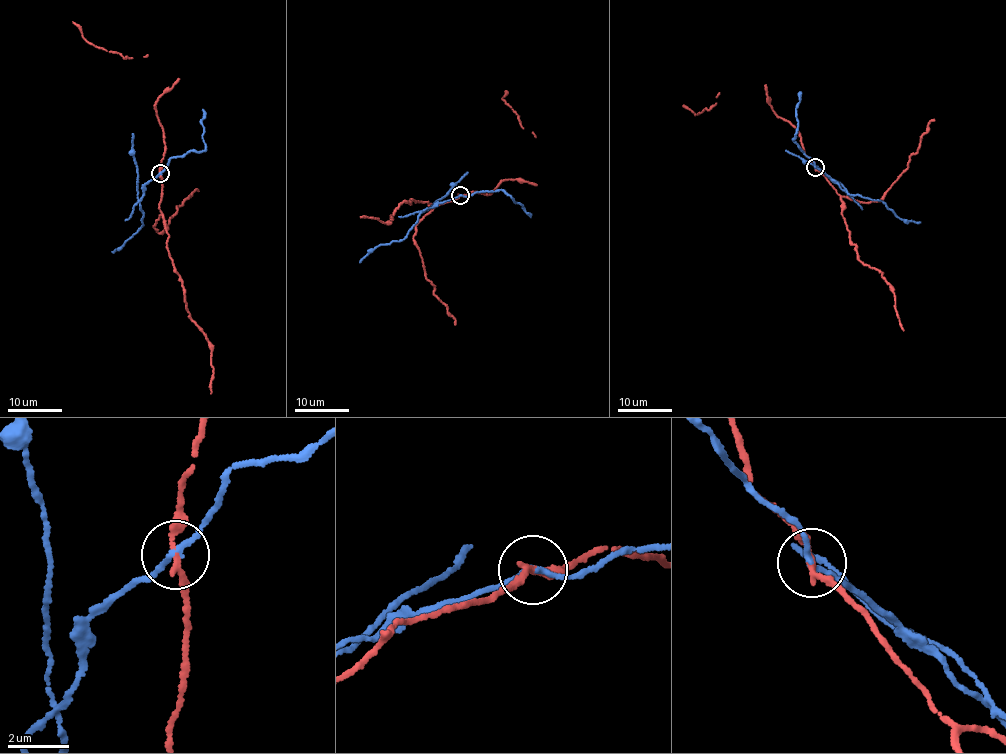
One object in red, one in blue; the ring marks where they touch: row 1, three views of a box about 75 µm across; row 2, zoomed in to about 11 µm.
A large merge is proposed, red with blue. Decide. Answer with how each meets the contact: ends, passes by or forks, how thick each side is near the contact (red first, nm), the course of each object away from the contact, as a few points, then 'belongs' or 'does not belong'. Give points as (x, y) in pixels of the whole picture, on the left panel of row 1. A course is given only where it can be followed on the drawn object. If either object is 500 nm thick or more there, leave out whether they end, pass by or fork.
red passes by; blue passes by; calibres 200 and 160 nm; course red (160, 174), (159, 206), (168, 235), (168, 253), (179, 278), (190, 319), (204, 335), (211, 351), (211, 394); course blue (160, 174), (147, 181), (140, 199), (142, 225), (124, 244), (112, 251); does not belong

